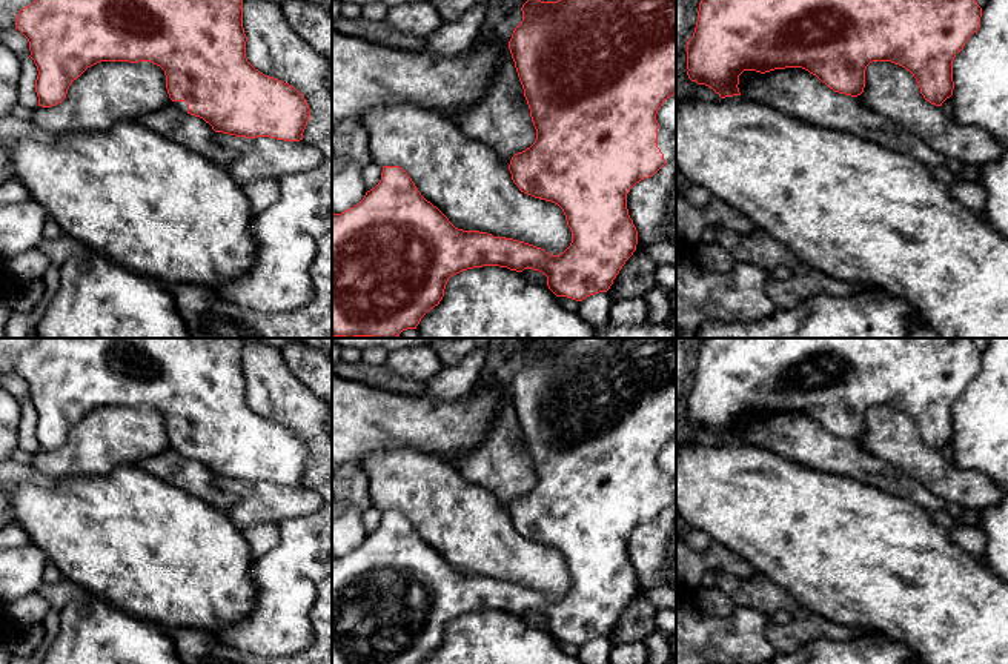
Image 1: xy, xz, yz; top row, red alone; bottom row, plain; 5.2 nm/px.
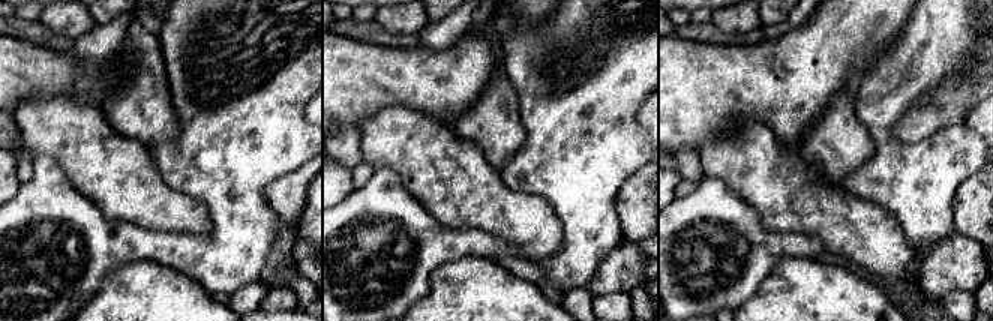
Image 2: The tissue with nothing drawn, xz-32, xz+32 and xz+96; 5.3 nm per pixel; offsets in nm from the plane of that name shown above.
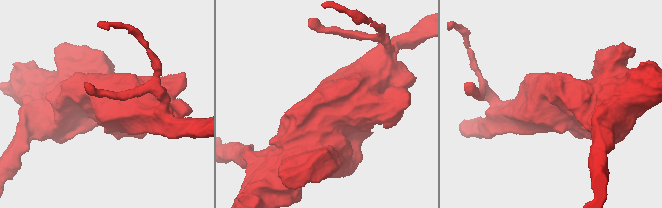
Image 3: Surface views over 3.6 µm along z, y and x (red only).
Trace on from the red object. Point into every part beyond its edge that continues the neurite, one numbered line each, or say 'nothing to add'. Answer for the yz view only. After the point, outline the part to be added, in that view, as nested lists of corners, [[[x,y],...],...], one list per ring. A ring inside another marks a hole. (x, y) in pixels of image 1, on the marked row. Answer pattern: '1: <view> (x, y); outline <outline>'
nothing to add

